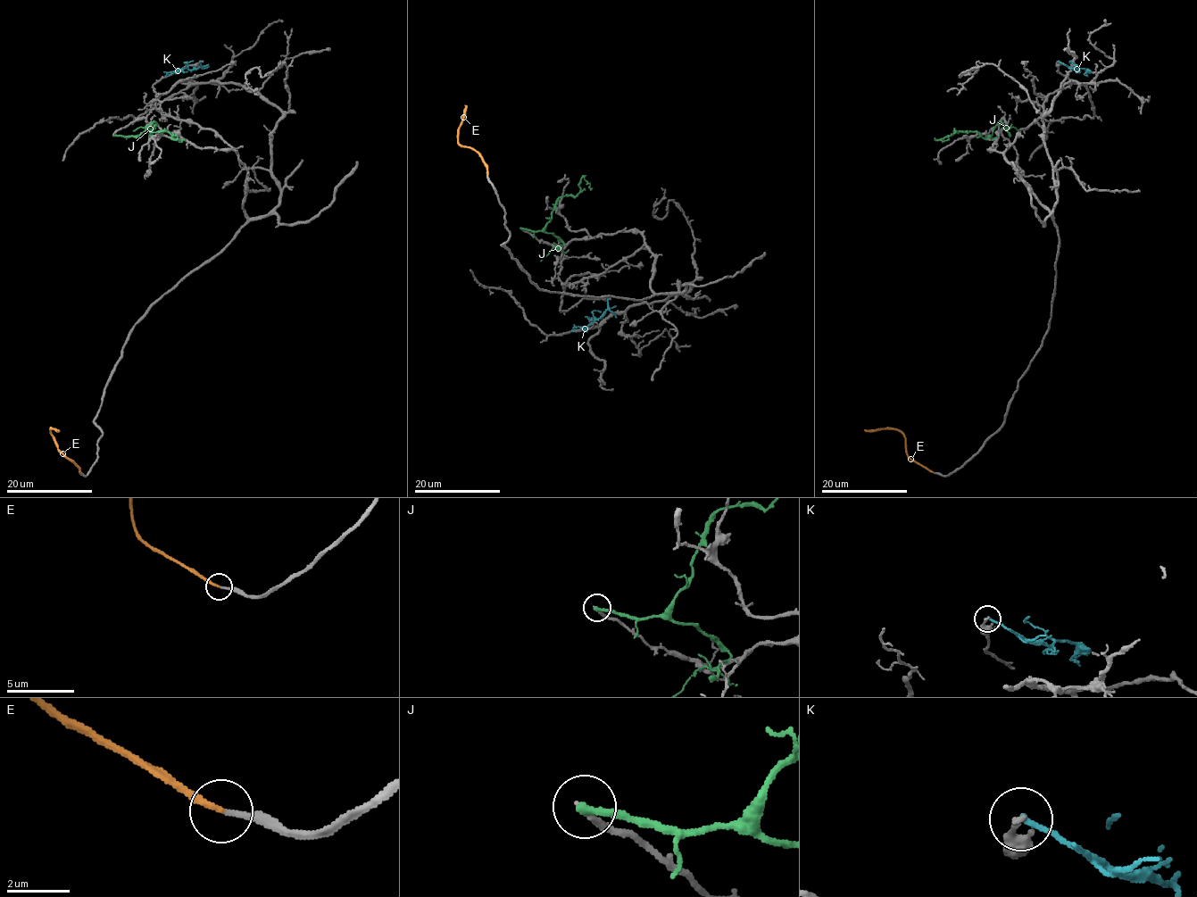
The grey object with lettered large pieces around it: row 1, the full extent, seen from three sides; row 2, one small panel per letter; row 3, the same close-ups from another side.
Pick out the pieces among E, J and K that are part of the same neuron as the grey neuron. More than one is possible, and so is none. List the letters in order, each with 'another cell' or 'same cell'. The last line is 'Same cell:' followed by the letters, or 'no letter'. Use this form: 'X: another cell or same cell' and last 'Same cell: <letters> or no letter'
E: same cell
J: another cell
K: another cell
Same cell: E

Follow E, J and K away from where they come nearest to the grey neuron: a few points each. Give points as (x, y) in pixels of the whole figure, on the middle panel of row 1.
E: (487, 174), (487, 168), (474, 149), (461, 146), (458, 139), (466, 105)
J: (521, 228), (540, 231), (552, 218), (555, 202), (561, 196), (576, 195), (583, 177), (591, 190)
K: (608, 298), (608, 308), (599, 318), (571, 330)

